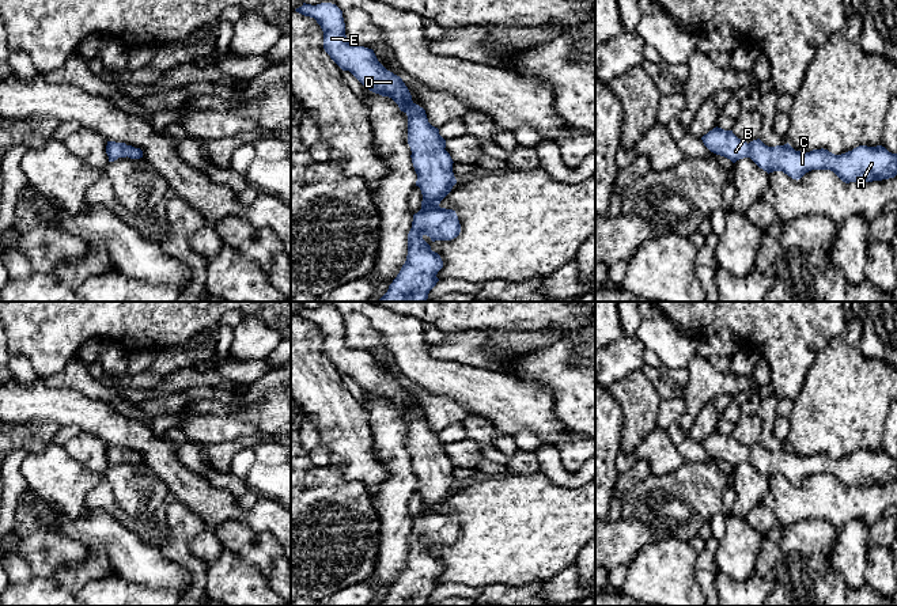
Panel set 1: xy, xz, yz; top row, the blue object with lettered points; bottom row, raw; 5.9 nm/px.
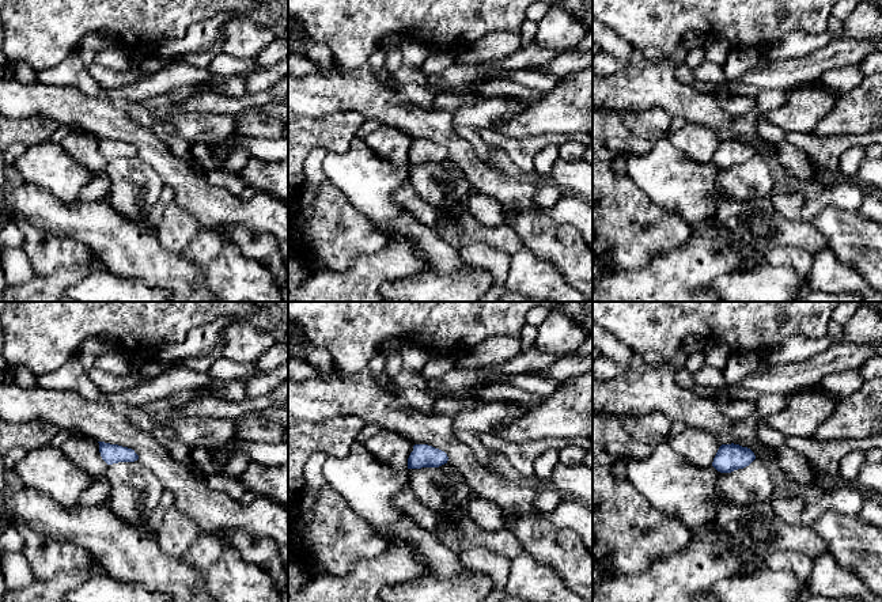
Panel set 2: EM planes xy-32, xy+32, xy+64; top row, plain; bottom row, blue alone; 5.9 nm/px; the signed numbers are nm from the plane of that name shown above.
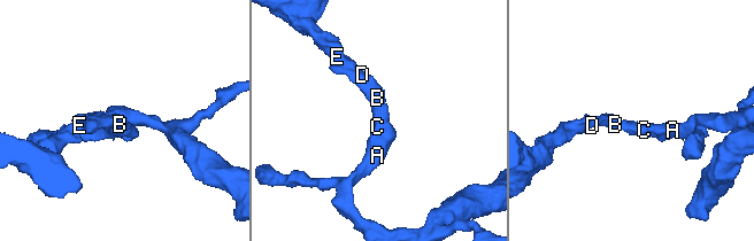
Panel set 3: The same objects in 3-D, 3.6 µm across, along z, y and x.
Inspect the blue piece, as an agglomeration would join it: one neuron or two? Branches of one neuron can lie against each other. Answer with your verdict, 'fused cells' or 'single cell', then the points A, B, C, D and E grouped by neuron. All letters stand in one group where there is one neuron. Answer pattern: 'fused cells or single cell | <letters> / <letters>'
single cell | A B C D E

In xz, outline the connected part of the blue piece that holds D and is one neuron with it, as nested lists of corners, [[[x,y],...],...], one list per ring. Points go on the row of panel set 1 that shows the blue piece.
[[[303,3],[295,11],[317,20],[323,31],[325,52],[342,71],[349,71],[370,91],[391,98],[408,115],[408,144],[423,201],[408,234],[406,261],[378,302],[425,302],[439,281],[436,274],[443,261],[423,236],[429,236],[432,242],[451,240],[461,232],[455,211],[439,207],[457,183],[454,162],[444,149],[446,140],[428,122],[425,110],[412,101],[402,79],[387,71],[372,49],[347,39],[342,11],[336,4]]]

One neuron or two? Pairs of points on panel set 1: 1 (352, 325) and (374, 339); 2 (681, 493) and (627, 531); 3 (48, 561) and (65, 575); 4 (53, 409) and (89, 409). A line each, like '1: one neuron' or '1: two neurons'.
1: one neuron
2: one neuron
3: two neurons
4: one neuron

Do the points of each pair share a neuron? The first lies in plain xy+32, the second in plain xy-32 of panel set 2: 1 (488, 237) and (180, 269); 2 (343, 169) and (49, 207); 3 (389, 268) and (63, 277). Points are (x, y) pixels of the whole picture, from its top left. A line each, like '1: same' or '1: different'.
1: different
2: different
3: same

